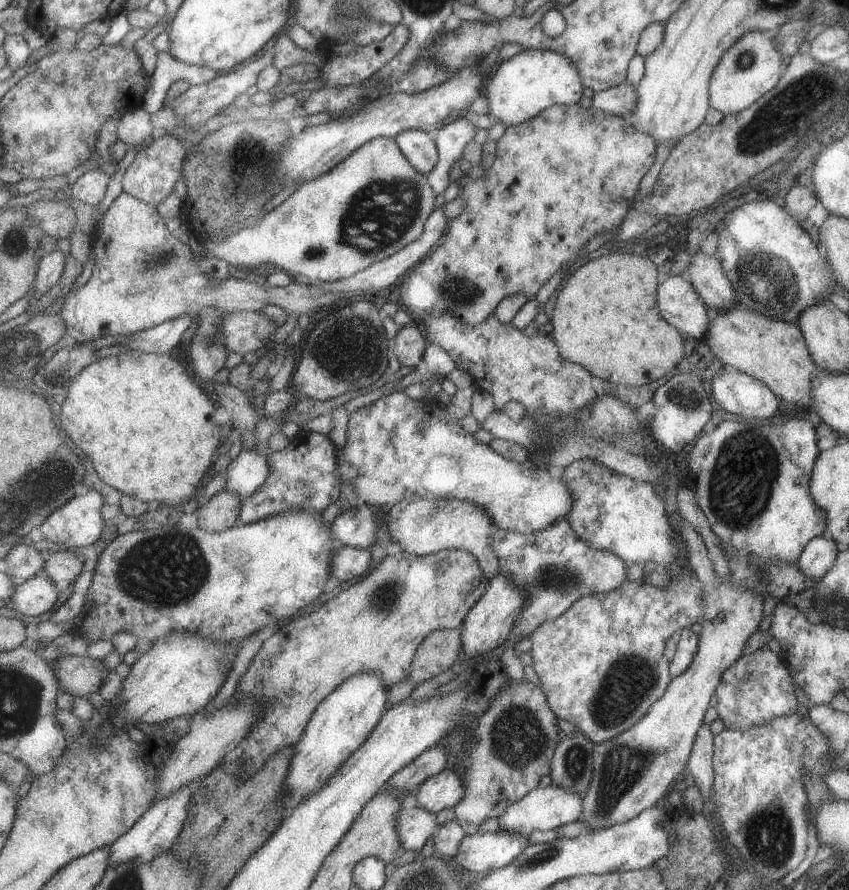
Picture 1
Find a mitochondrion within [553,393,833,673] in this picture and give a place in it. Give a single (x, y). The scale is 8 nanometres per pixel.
(736, 496)

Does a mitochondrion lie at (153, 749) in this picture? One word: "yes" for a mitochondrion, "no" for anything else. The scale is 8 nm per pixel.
yes

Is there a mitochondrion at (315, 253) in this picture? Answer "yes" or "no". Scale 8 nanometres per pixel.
yes

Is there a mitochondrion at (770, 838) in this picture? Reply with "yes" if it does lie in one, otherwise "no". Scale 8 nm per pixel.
yes

